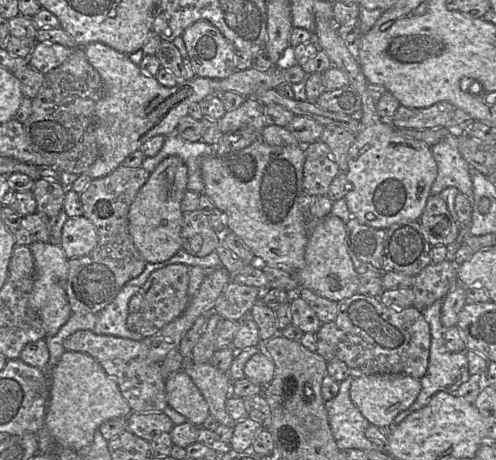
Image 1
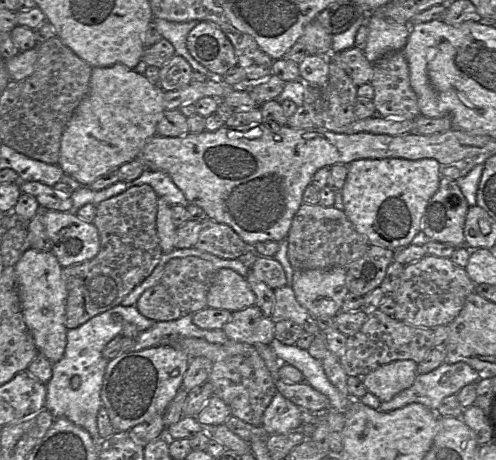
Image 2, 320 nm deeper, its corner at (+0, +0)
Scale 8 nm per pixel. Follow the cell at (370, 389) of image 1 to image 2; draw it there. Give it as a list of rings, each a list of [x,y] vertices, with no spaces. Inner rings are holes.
[[[396,360],[370,372],[363,383],[368,392],[381,402],[386,402],[411,387],[417,375],[417,364],[414,361]]]

